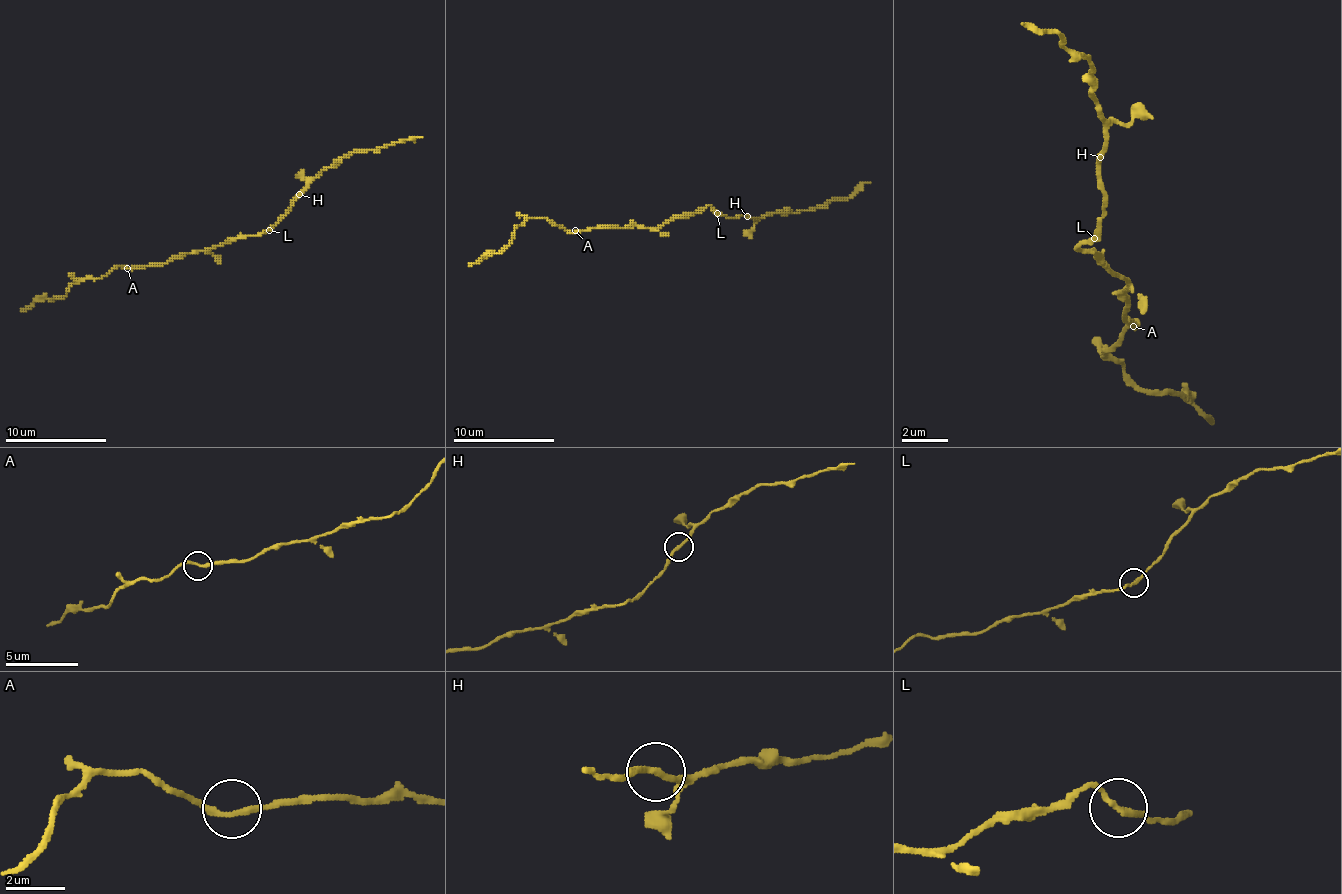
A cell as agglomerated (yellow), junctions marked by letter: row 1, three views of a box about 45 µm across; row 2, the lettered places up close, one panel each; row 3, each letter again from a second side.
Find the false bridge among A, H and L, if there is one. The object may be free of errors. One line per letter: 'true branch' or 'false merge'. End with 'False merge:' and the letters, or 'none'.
A: true branch
H: true branch
L: true branch
False merge: none

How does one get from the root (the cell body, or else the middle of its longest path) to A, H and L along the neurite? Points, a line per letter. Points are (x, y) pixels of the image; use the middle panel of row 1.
A: (673, 220), (656, 228), (628, 225), (575, 230)
H: (673, 220), (701, 213), (709, 205), (729, 218), (746, 215)
L: (673, 220), (701, 213), (709, 205), (716, 213)

